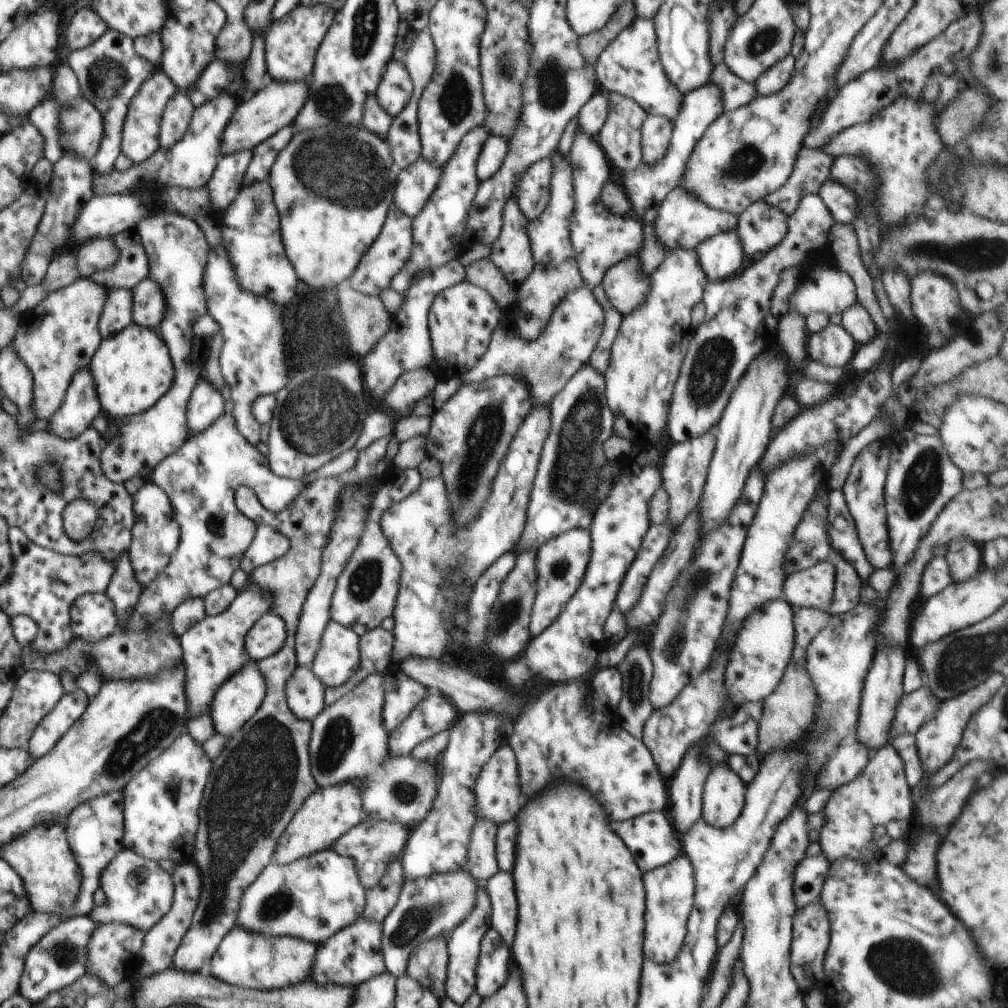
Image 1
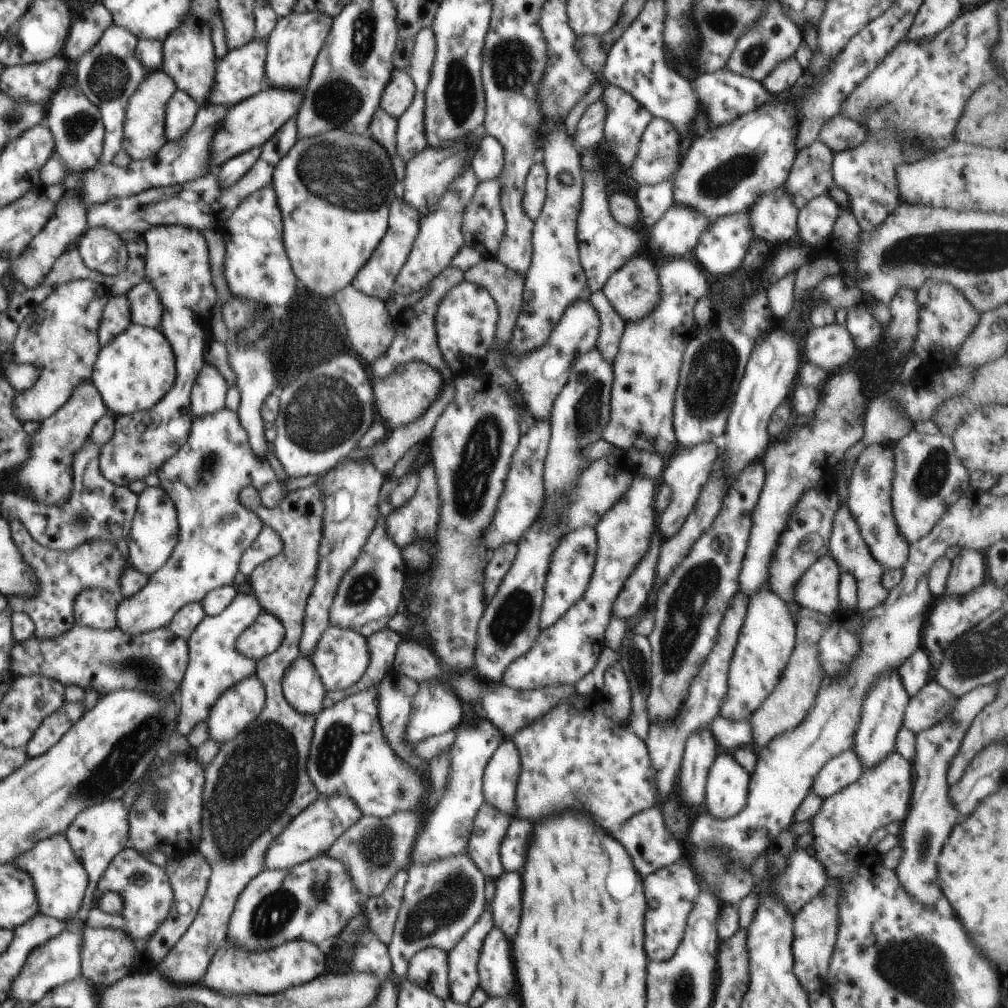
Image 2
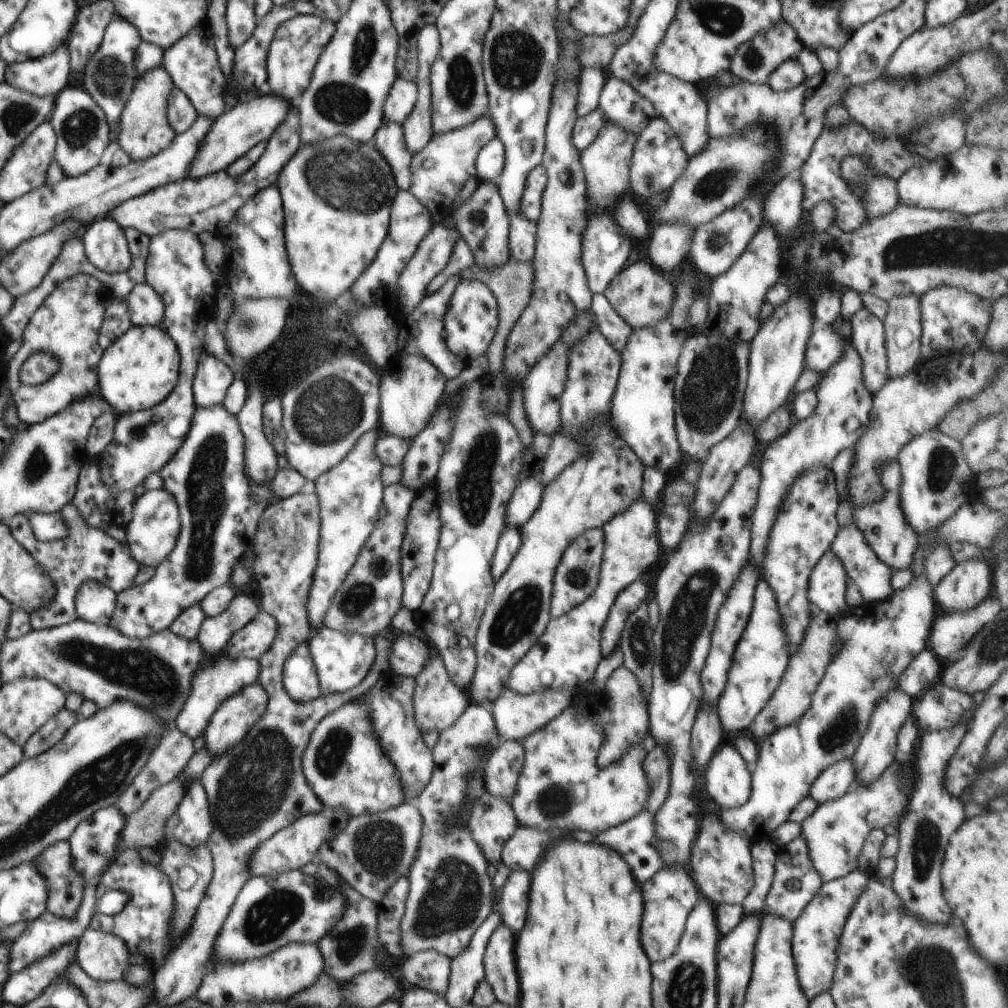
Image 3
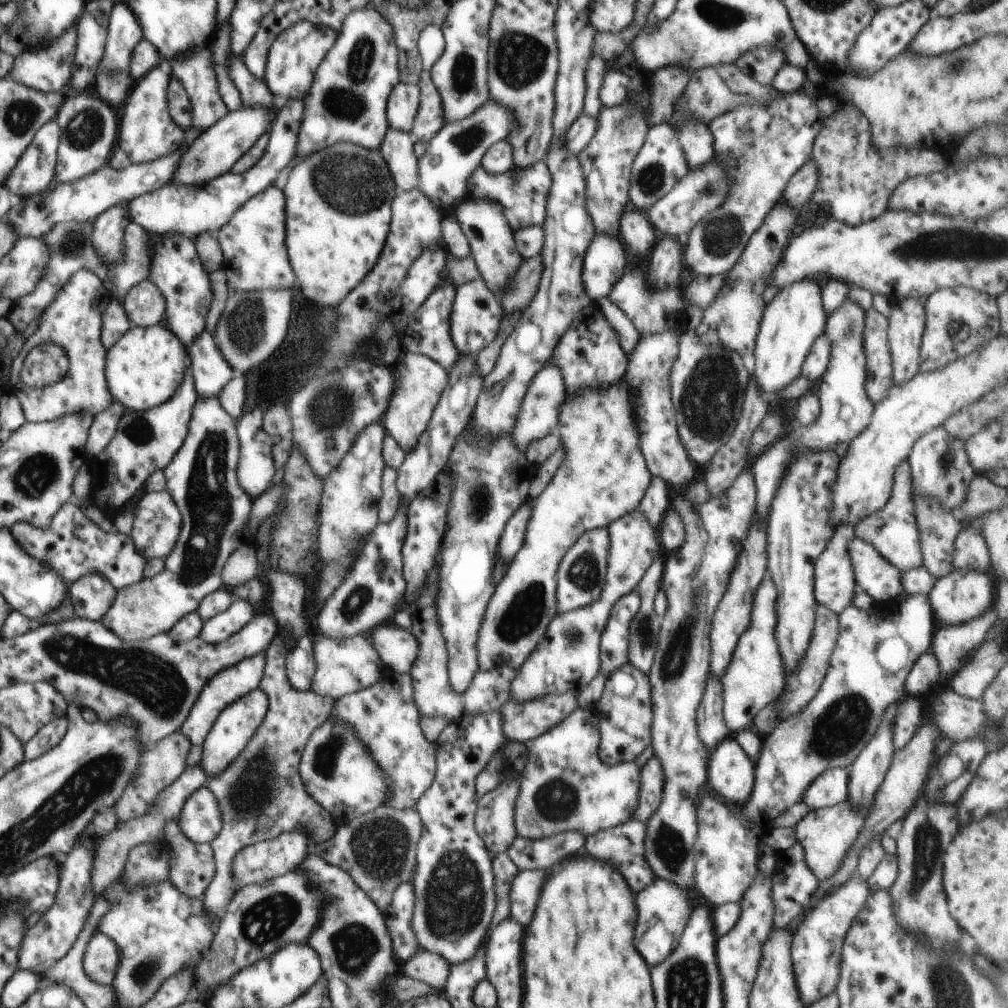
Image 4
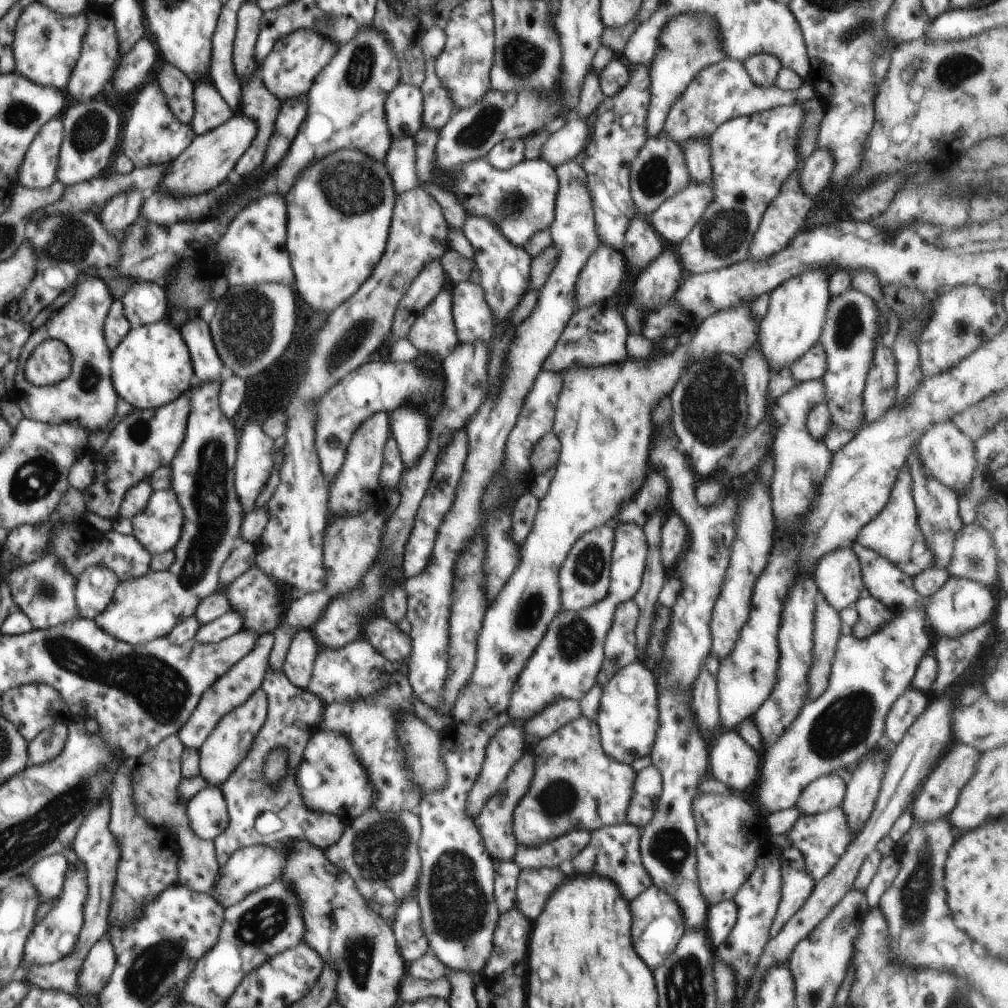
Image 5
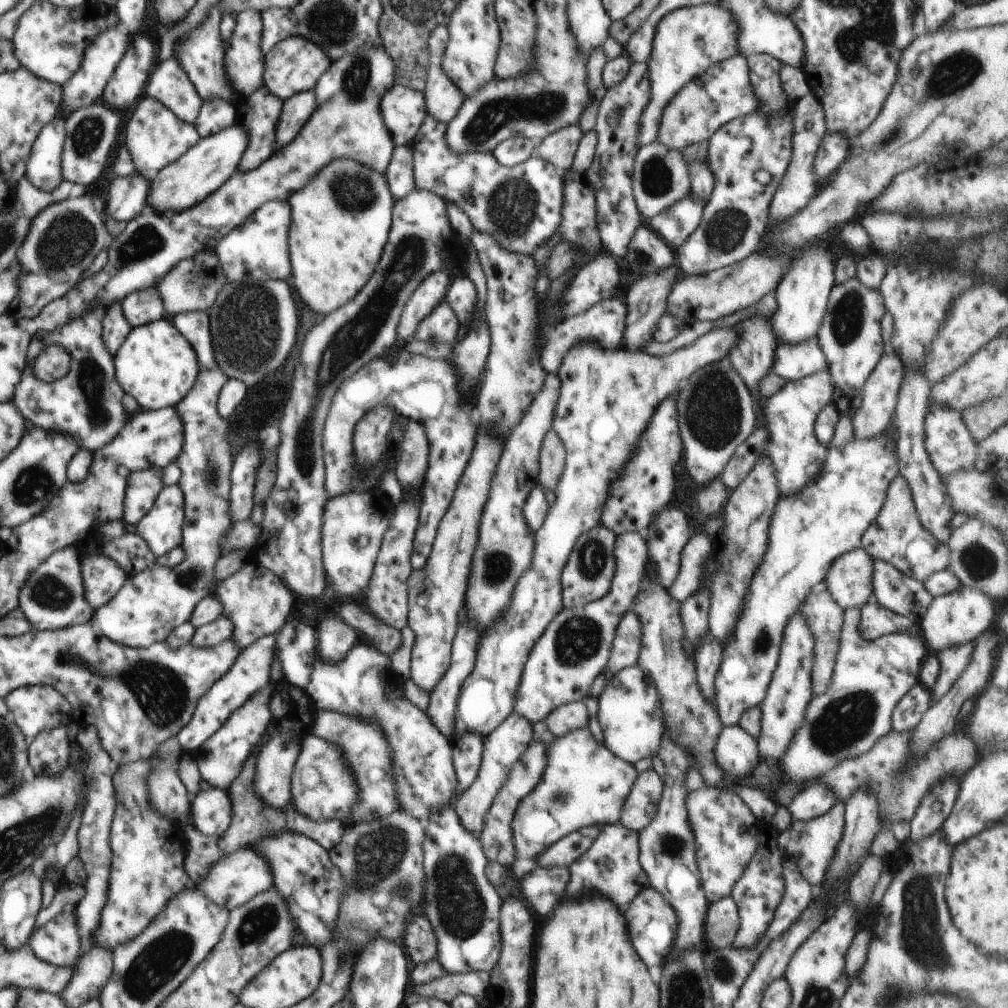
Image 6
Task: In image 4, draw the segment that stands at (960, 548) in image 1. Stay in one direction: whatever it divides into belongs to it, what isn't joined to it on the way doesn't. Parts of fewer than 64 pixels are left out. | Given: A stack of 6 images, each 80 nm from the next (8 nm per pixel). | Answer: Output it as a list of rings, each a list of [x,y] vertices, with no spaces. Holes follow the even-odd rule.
[[[954,569],[948,576],[939,578],[927,596],[933,610],[936,625],[961,625],[978,616],[992,606],[995,600],[992,582],[986,573],[979,571],[959,571]]]

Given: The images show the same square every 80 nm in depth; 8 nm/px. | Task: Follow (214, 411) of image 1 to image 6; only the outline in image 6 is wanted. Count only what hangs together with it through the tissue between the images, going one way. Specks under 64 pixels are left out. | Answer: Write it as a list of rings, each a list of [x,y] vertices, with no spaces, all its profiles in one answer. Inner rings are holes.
[[[186,311],[171,318],[173,325],[196,351],[200,371],[218,367],[213,353],[209,315],[205,311]]]

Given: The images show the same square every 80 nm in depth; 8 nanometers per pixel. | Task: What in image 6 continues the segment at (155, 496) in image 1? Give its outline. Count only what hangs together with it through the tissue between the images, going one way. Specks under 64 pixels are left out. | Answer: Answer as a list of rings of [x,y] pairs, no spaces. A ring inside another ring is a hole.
[[[178,483],[166,485],[148,514],[136,525],[136,534],[144,538],[157,557],[161,557],[181,545],[184,523],[184,493]]]

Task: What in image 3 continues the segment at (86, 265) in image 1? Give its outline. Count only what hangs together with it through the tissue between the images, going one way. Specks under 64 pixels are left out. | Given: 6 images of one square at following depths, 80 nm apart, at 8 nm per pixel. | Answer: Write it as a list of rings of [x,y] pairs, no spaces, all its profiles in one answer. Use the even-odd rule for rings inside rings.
[[[101,217],[83,229],[82,244],[88,262],[108,274],[126,272],[131,255],[124,232],[112,218]]]

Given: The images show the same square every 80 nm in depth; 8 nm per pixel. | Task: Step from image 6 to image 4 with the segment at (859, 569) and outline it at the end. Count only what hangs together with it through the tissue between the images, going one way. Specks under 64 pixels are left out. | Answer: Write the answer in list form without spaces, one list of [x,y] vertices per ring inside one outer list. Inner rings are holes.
[[[854,525],[836,527],[826,548],[814,563],[814,596],[818,604],[827,606],[833,613],[840,614],[852,604],[856,586],[855,574],[848,552],[849,542],[855,537]]]

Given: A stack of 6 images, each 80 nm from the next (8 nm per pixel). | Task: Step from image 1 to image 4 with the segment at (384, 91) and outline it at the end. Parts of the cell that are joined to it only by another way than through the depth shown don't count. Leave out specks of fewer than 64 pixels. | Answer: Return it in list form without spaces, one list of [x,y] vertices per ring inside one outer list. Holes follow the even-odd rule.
[[[400,83],[392,89],[387,100],[386,114],[390,129],[410,133],[420,108],[418,85]]]

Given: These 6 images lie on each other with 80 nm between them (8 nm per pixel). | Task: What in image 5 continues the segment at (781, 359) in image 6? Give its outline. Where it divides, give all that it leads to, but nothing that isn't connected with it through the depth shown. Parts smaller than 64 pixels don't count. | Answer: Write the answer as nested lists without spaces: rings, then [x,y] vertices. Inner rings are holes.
[[[818,342],[808,349],[800,358],[797,358],[790,366],[787,366],[786,373],[798,383],[823,378],[827,369],[827,356],[824,347]]]

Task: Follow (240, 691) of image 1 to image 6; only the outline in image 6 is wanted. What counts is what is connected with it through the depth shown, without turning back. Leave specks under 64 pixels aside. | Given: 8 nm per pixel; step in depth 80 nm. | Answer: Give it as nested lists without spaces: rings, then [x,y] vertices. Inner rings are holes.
[[[273,684],[257,690],[228,720],[194,753],[201,778],[216,788],[228,792],[231,782],[240,774],[244,763],[253,754],[253,748],[267,732],[272,713],[269,707]]]

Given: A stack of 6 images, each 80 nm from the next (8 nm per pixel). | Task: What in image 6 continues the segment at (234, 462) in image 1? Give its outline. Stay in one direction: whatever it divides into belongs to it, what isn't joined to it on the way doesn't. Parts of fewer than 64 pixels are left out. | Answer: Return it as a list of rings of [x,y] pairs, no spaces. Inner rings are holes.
[[[220,366],[202,369],[188,394],[174,406],[184,435],[183,449],[176,460],[181,470],[177,483],[185,498],[181,542],[185,550],[184,560],[173,567],[154,562],[143,572],[128,577],[116,596],[94,611],[90,624],[96,635],[135,649],[166,642],[177,626],[191,619],[196,605],[213,593],[216,584],[214,565],[224,552],[221,538],[234,523],[227,513],[233,454],[227,439],[227,420],[217,409],[220,391],[228,379]]]

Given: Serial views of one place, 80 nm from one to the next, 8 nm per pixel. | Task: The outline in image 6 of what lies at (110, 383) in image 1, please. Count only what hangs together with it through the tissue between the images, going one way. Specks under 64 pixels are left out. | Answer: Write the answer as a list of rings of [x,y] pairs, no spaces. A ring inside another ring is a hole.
[[[169,317],[131,328],[113,361],[122,390],[134,396],[144,411],[174,407],[194,386],[200,372],[196,351]]]

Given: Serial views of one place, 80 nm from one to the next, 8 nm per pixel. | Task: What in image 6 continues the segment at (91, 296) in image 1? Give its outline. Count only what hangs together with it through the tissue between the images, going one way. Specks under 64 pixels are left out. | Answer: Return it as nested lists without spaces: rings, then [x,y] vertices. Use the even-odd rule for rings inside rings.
[[[95,305],[81,317],[47,333],[36,333],[27,348],[27,365],[15,388],[12,401],[26,420],[46,432],[71,436],[79,446],[93,453],[106,446],[128,424],[129,414],[122,405],[122,390],[117,381],[113,356],[102,340],[102,318],[108,307]],[[50,345],[60,345],[70,356],[69,373],[56,383],[40,380],[33,373],[37,356]]]

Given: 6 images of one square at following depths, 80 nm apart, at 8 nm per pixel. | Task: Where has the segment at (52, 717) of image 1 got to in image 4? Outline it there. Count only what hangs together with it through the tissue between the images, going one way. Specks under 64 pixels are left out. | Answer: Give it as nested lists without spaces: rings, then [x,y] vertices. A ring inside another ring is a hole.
[[[67,717],[54,719],[46,726],[43,726],[24,746],[25,760],[31,761],[41,757],[44,753],[52,750],[54,746],[60,744],[65,737],[68,728]]]

